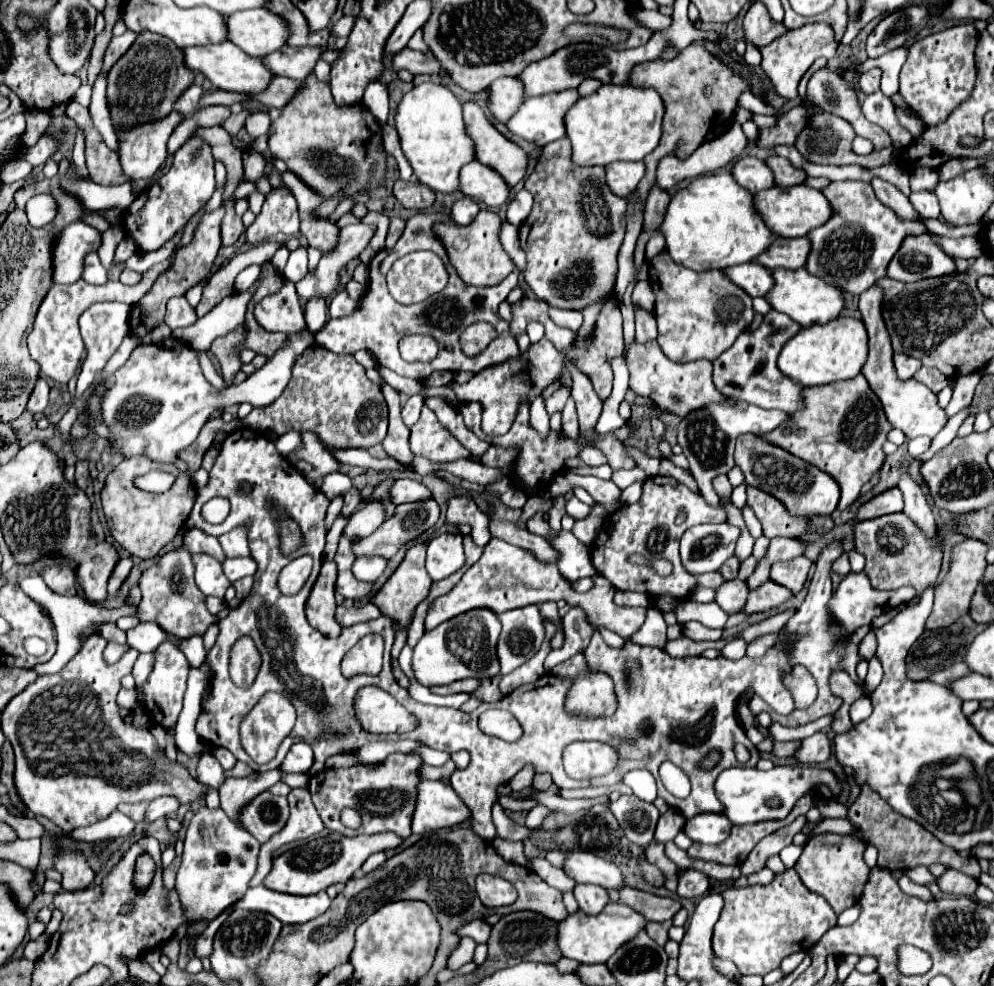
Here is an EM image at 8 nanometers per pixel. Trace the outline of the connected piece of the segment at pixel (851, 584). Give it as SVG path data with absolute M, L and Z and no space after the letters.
M850 572L850 574L840 582L840 586L838 586L838 590L834 592L834 596L830 598L830 602L828 602L828 612L830 612L830 616L834 618L832 622L836 622L836 624L840 626L842 634L850 634L850 632L854 632L856 628L868 626L868 624L872 622L872 618L876 618L876 616L880 616L880 614L884 614L884 612L900 606L902 602L912 600L914 596L916 596L916 592L914 592L912 588L898 588L898 590L892 590L892 592L880 592L880 590L876 590L876 588L870 586L868 576L866 576L864 572L860 572L860 574L852 574L852 572Z

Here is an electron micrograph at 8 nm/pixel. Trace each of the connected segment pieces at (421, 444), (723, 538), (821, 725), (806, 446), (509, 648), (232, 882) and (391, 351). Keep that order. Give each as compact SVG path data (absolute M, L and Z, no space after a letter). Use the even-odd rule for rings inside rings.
M422 406L420 420L410 428L410 450L416 456L424 456L432 462L452 462L458 458L470 458L466 450L432 414L428 406Z
M730 522L692 526L680 542L680 558L690 574L718 570L732 554L740 528Z
M824 716L824 718L816 720L816 722L806 724L806 726L800 726L800 728L784 728L784 726L776 724L776 722L772 722L772 726L768 730L770 730L770 736L774 740L794 740L794 738L800 738L802 740L806 736L812 736L818 730L824 730L826 726L830 726L830 722L832 722L832 716Z
M862 374L852 378L852 382L806 388L804 404L806 408L800 414L792 414L792 422L788 422L788 426L780 426L774 434L762 434L762 438L834 476L842 490L838 508L844 510L860 496L862 486L872 478L872 474L880 470L884 462L882 444L886 442L892 424Z
M522 606L498 616L502 634L498 642L498 658L502 674L508 674L528 662L544 640L544 624L538 606Z
M202 806L186 828L186 848L176 874L176 894L180 898L188 926L212 922L228 906L236 904L248 890L256 874L260 846L256 838L238 828L224 810L208 810Z
M418 212L418 214L410 216L406 220L406 230L404 230L402 238L396 242L396 246L390 248L390 250L382 250L382 252L378 252L372 258L372 262L368 266L370 268L370 286L368 286L368 292L366 292L366 298L364 298L362 308L356 310L352 316L326 322L324 328L320 332L316 332L316 344L324 346L324 348L328 348L332 352L338 352L338 354L340 352L354 354L356 350L370 350L376 356L376 362L378 364L394 370L400 376L412 378L412 380L426 380L436 370L450 370L450 372L472 370L472 372L480 372L480 370L484 370L488 366L496 366L496 364L502 364L502 362L520 358L520 350L518 350L516 340L512 340L508 336L508 322L500 320L500 316L498 316L498 304L504 302L506 296L518 286L518 274L520 274L520 270L514 270L508 278L504 278L500 284L490 286L490 288L468 286L456 274L456 270L452 270L452 282L442 292L434 294L432 298L426 298L424 302L410 304L410 306L398 304L390 296L390 292L386 290L386 270L400 256L406 256L408 252L414 252L414 250L432 250L432 252L436 252L444 260L446 268L450 270L450 258L446 254L444 242L434 232L434 224L438 224L438 222L454 222L454 220L452 220L450 214L444 214L444 212L434 212L434 214L430 214L430 212L426 212L426 214L424 212ZM476 298L480 298L482 302L476 304ZM474 322L488 322L500 336L494 338L484 352L480 352L474 358L468 358L460 350L458 336L460 336L460 332L468 324L474 324ZM408 334L432 334L440 342L440 348L442 350L430 362L416 362L416 364L404 362L402 356L400 356L400 352L398 352L398 342L404 336L408 336ZM446 346L450 346L452 350L446 350Z

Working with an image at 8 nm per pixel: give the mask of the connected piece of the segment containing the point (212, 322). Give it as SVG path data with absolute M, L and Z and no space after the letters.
M256 280L244 292L234 292L234 294L226 296L220 304L216 304L206 316L198 318L192 326L174 330L172 338L176 338L178 342L182 342L194 350L206 352L214 338L220 338L220 334L228 334L228 330L232 330L232 326L240 326L240 322L244 322L246 306L252 300L258 286L260 286L260 280Z

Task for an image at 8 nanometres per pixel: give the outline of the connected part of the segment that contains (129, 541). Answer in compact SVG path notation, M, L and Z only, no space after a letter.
M220 416L210 418L200 436L196 438L196 442L192 446L188 446L188 450L184 450L182 460L188 464L188 472L180 474L180 472L172 472L176 476L176 482L172 484L170 490L162 492L162 494L152 494L146 490L140 490L138 486L134 486L134 480L138 476L148 474L150 470L154 470L154 462L148 462L146 458L128 458L122 460L108 476L102 488L102 506L104 506L104 514L108 520L108 528L110 534L114 536L114 540L126 548L130 554L142 558L142 560L152 560L160 554L160 550L176 536L176 530L186 522L194 502L196 502L196 488L192 482L194 472L200 468L202 458L206 454L206 450L212 446L216 432L224 430L224 432L232 432L234 428L238 428L238 422L232 420L230 424L224 424L220 420Z

